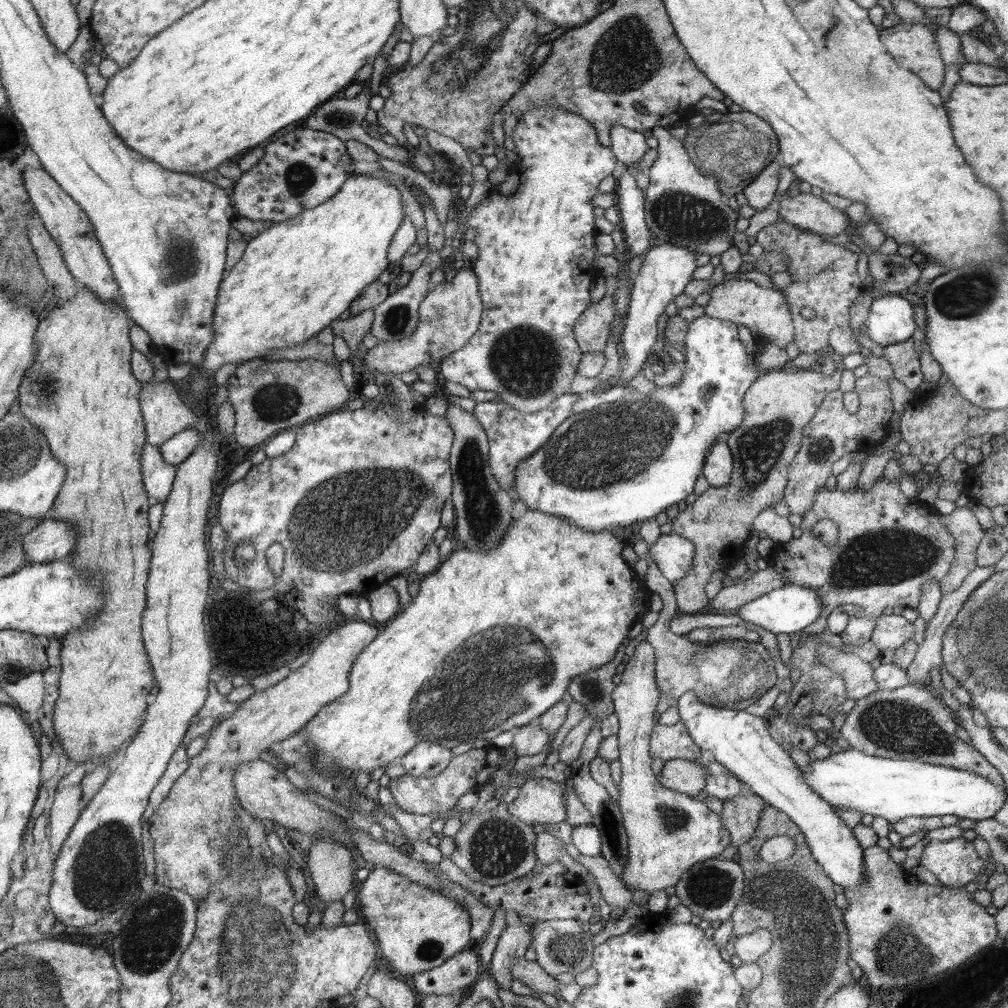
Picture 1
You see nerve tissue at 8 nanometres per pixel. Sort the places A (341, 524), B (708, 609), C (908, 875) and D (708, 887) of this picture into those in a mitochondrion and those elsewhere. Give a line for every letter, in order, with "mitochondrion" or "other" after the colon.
A: mitochondrion
B: other
C: other
D: mitochondrion

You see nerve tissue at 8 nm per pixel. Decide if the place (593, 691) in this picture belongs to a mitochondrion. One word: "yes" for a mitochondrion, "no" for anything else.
yes

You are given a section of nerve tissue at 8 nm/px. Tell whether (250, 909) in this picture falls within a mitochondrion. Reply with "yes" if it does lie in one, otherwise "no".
yes

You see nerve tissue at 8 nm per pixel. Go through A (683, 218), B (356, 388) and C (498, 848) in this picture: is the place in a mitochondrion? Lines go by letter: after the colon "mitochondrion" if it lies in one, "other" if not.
A: mitochondrion
B: other
C: mitochondrion

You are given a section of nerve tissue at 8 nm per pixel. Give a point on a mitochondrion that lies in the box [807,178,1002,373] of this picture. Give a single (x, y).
(965, 296)

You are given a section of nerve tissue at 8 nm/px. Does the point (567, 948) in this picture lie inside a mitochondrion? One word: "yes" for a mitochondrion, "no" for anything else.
yes

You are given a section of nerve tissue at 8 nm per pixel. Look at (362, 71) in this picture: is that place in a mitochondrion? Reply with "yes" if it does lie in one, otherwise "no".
no

